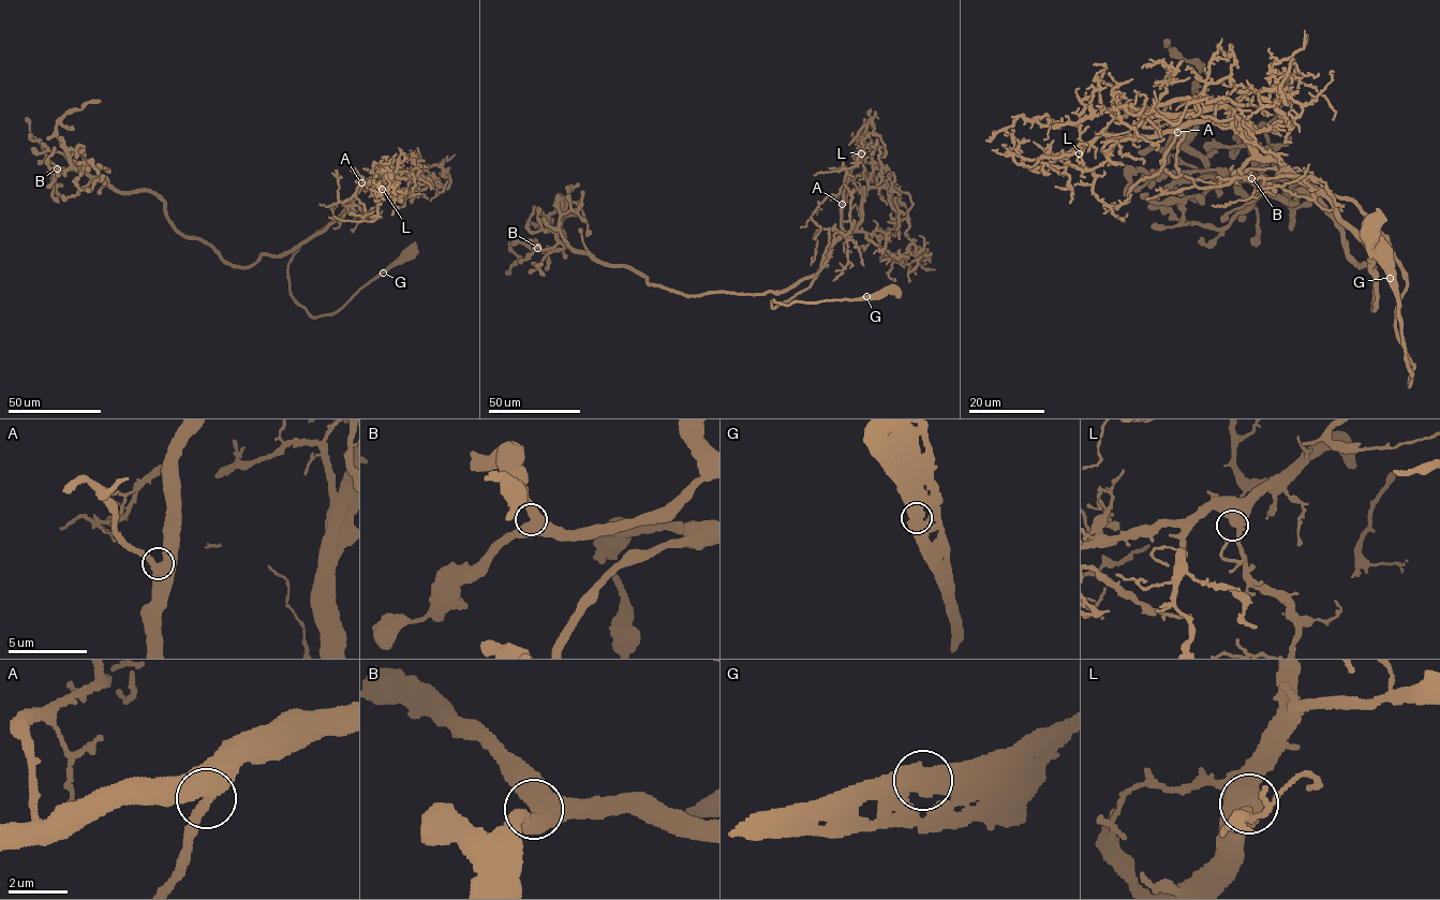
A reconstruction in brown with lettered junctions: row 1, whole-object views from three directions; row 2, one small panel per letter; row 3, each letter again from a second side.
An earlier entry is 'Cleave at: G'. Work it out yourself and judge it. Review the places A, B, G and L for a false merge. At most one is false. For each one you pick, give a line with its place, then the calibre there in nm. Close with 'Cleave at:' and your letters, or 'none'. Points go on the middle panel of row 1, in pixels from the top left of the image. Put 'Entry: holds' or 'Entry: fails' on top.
Entry: fails
Cleave at: none

